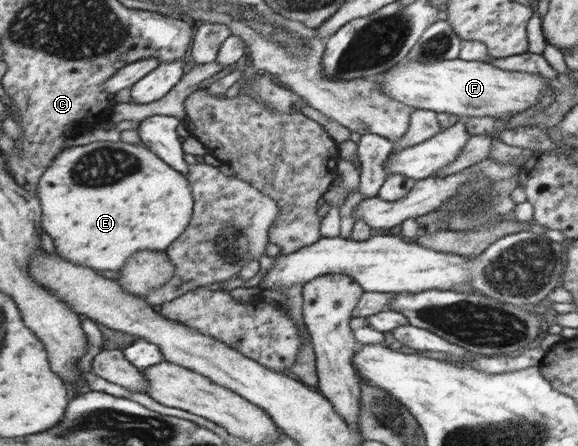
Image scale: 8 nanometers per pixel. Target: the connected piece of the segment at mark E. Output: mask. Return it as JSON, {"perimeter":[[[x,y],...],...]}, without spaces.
{"perimeter":[[[119,140],[117,142],[94,141],[86,145],[64,149],[43,174],[38,194],[40,194],[38,197],[42,198],[42,208],[44,208],[44,218],[46,218],[46,232],[54,238],[58,254],[64,256],[66,260],[74,262],[74,264],[90,266],[90,268],[96,268],[96,270],[120,270],[120,268],[124,268],[124,260],[128,260],[138,250],[166,250],[174,240],[178,240],[185,233],[194,216],[193,187],[190,186],[186,175],[170,166],[169,163],[164,162],[162,158],[148,147],[145,147],[144,144],[131,144]]]}

